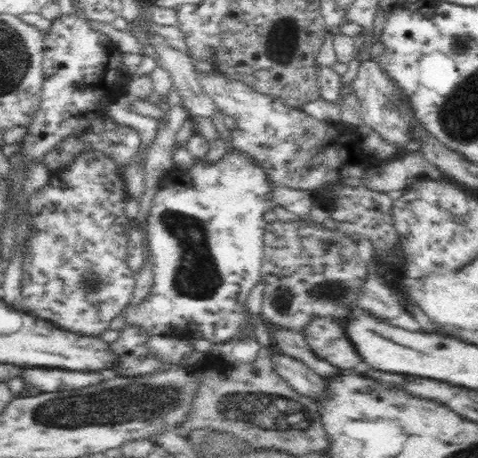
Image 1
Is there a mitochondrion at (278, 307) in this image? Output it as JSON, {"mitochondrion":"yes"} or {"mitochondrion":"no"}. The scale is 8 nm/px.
{"mitochondrion":"yes"}

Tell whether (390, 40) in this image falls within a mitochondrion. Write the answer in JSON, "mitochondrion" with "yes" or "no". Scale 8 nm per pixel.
{"mitochondrion":"no"}

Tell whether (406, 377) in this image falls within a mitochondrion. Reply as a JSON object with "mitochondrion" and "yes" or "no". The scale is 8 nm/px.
{"mitochondrion":"no"}

